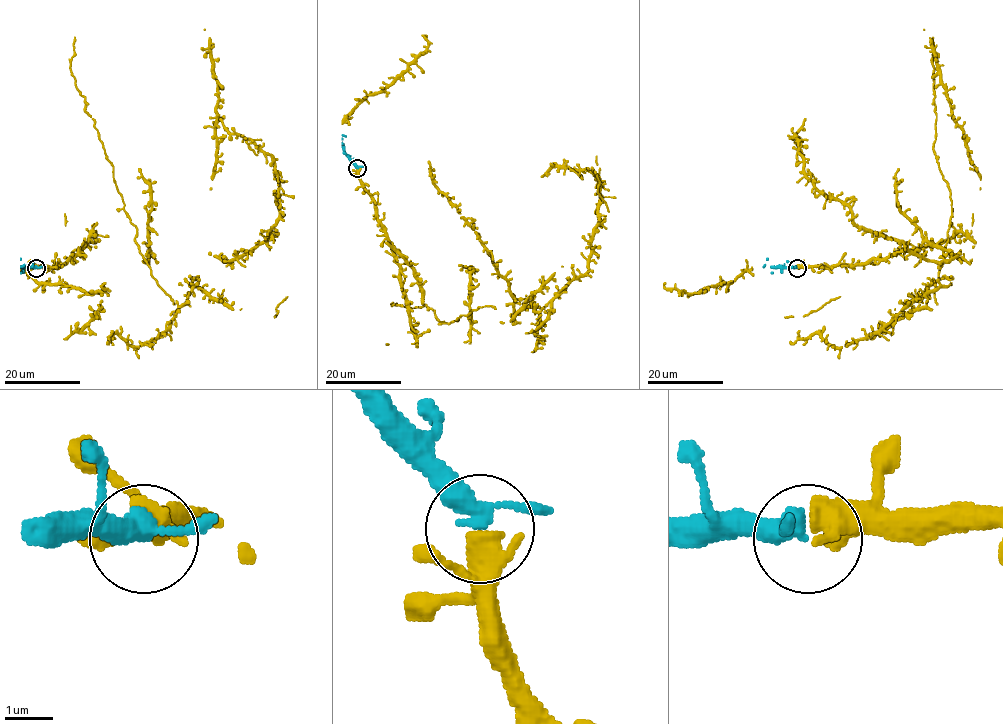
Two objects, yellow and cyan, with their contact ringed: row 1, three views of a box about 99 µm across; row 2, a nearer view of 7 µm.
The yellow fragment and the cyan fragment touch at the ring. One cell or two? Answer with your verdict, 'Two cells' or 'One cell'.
One cell

